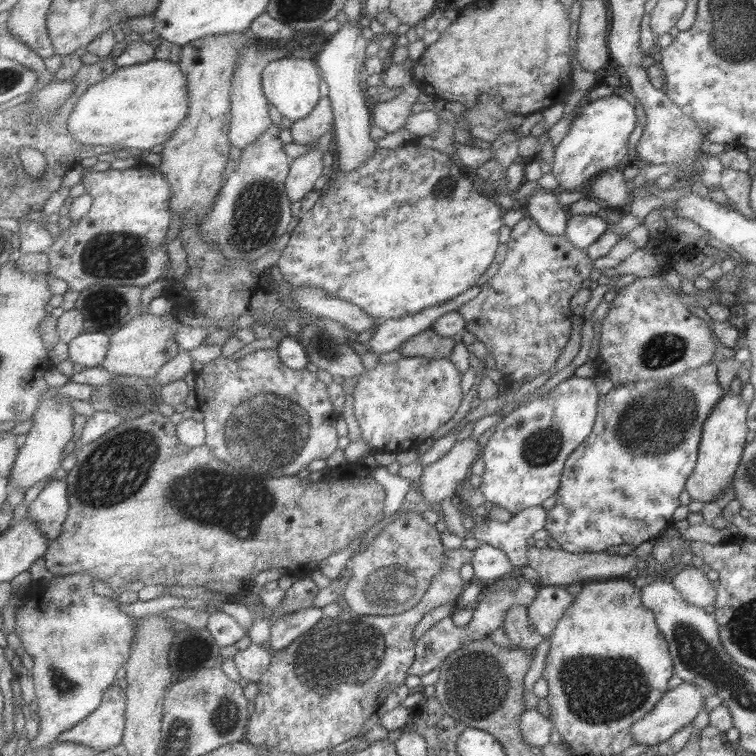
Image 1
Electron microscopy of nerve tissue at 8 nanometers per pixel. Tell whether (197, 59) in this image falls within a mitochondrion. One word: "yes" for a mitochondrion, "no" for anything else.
no

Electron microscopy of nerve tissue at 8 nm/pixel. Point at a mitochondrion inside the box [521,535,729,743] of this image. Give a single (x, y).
(596, 692)

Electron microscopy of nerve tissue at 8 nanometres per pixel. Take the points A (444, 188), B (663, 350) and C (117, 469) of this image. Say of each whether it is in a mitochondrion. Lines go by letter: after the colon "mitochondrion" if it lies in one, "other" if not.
A: mitochondrion
B: mitochondrion
C: mitochondrion

